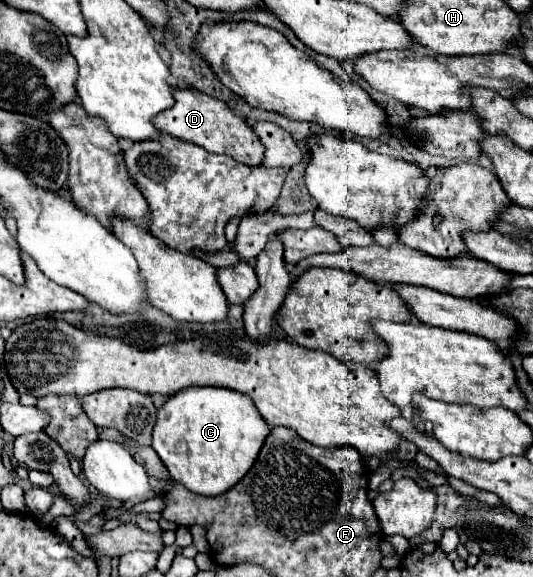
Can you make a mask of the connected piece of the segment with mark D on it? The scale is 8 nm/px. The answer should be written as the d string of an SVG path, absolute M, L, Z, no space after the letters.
M172 87L172 91L174 91L176 103L152 119L152 123L160 131L166 131L168 135L174 135L182 141L196 143L210 153L228 155L244 165L260 165L262 163L264 147L262 147L260 139L256 137L256 133L248 127L248 123L244 119L240 119L232 113L232 109L224 101L208 97L206 93L200 93L196 89Z

